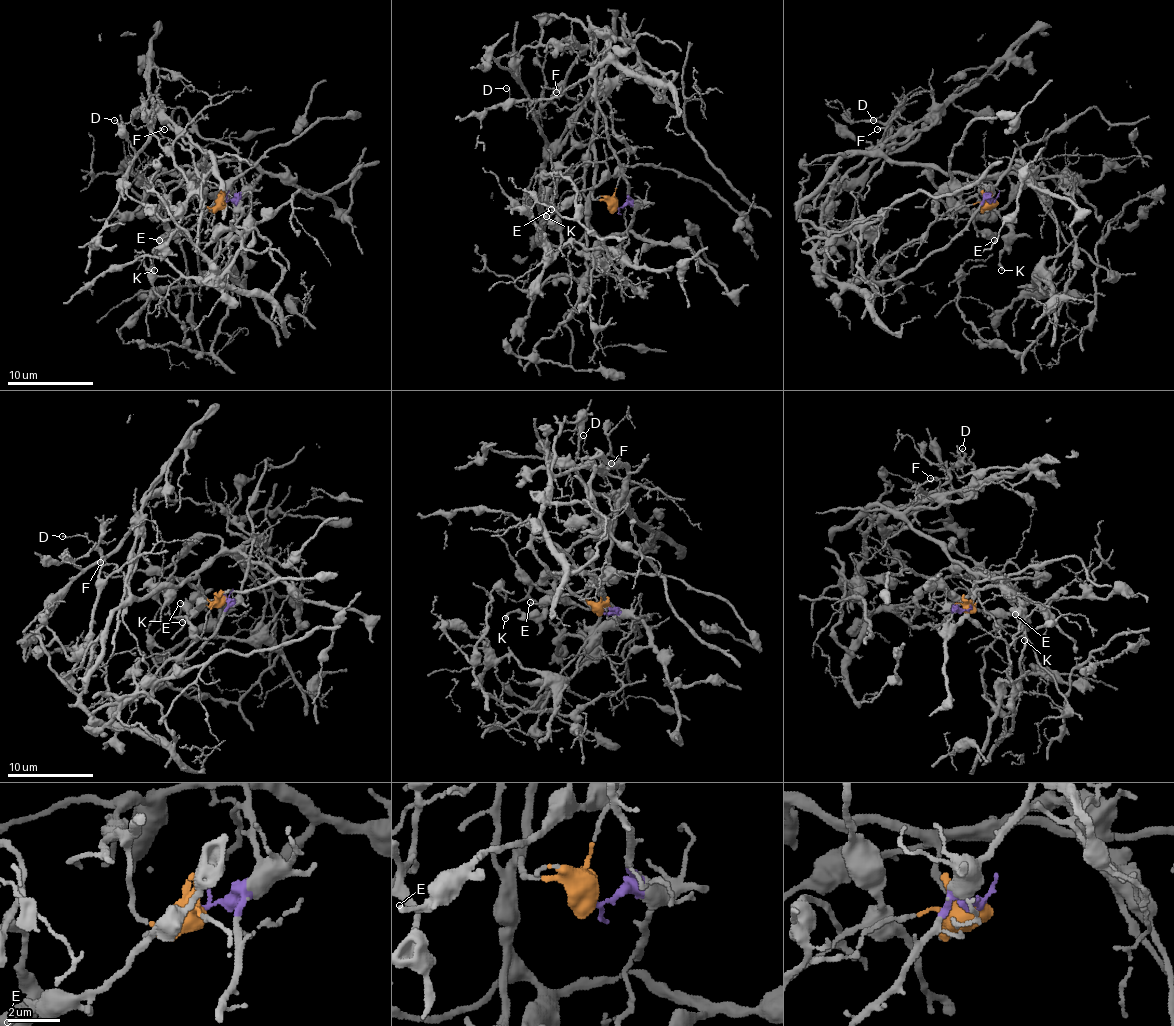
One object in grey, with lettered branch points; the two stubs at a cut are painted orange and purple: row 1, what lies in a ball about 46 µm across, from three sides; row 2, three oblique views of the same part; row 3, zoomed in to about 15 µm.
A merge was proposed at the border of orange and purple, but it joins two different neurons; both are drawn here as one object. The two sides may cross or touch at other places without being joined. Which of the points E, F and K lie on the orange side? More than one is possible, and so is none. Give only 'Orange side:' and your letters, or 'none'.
Orange side: F, K

